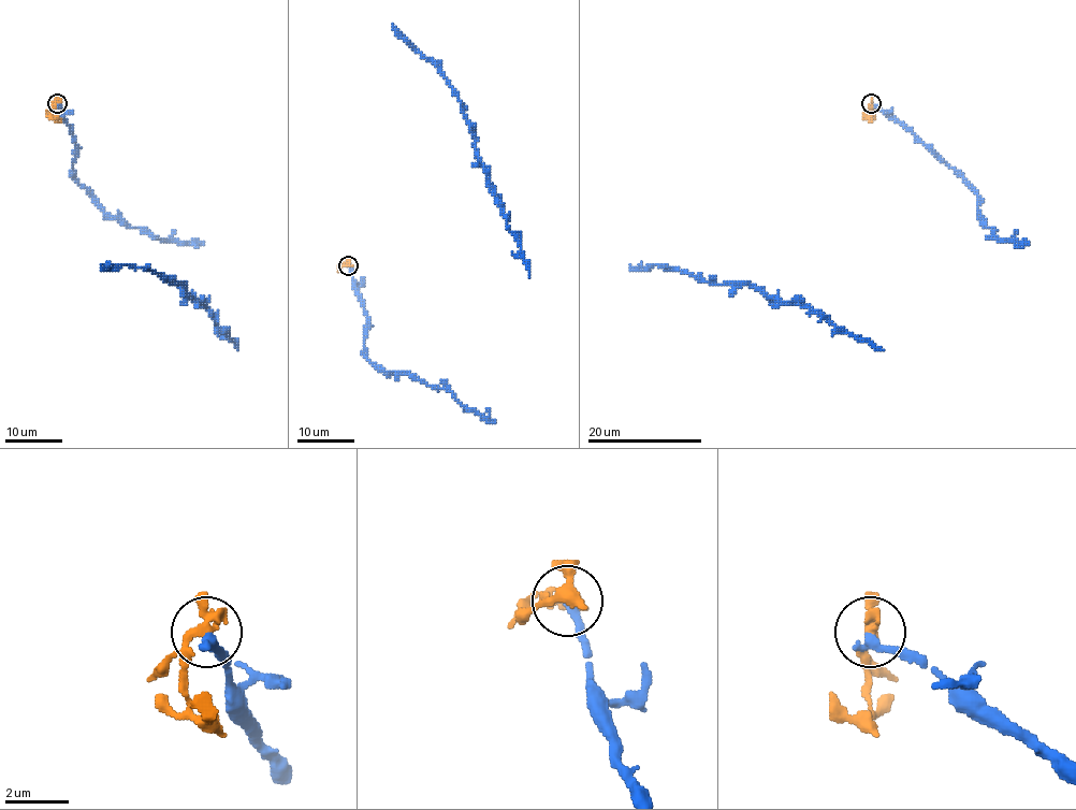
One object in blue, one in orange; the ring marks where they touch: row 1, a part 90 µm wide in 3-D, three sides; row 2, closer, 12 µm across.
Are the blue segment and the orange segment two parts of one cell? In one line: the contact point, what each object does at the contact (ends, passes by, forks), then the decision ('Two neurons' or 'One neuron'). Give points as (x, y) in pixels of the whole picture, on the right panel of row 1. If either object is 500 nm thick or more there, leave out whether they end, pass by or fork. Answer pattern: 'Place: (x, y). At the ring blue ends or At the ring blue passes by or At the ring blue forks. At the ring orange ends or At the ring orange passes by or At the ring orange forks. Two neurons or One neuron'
Place: (871, 103). At the ring blue ends. At the ring orange passes by. Two neurons

